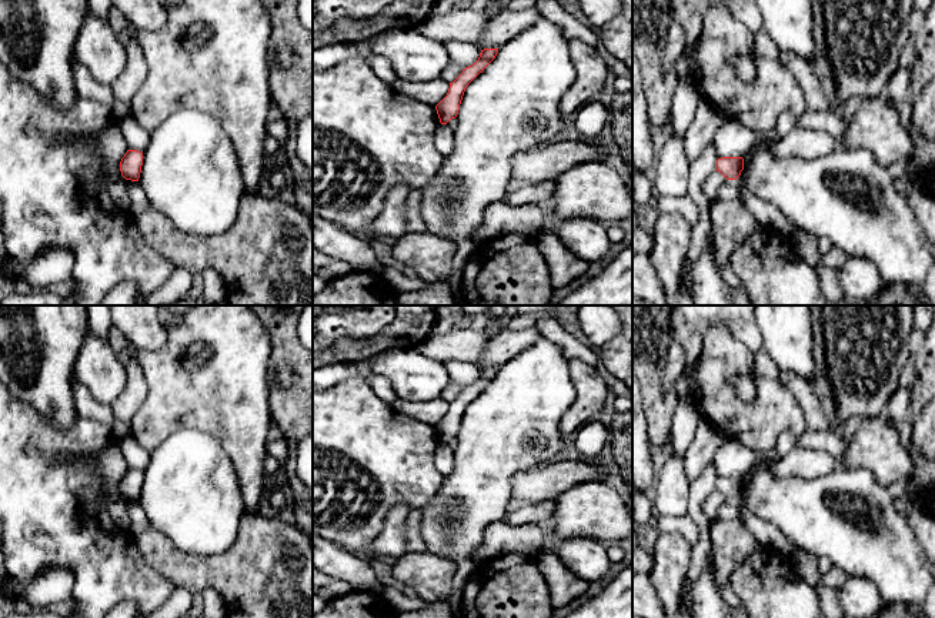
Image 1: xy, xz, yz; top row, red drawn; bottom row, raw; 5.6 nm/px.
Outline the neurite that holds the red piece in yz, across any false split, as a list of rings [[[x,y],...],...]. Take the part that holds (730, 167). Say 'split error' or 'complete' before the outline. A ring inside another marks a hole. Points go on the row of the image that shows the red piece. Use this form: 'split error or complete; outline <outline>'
complete; outline [[[722,157],[717,160],[717,171],[719,171],[727,180],[737,180],[744,170],[742,157]]]

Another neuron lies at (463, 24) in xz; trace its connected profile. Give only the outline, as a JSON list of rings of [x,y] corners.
[[[465,6],[445,14],[433,10],[417,27],[417,31],[441,44],[447,41],[475,44],[482,37],[488,20],[490,17],[484,11],[475,11]]]

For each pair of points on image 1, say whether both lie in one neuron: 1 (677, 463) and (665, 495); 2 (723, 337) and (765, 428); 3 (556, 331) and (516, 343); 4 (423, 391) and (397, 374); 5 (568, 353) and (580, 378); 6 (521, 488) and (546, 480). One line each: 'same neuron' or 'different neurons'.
1: same neuron
2: same neuron
3: different neurons
4: same neuron
5: different neurons
6: same neuron

